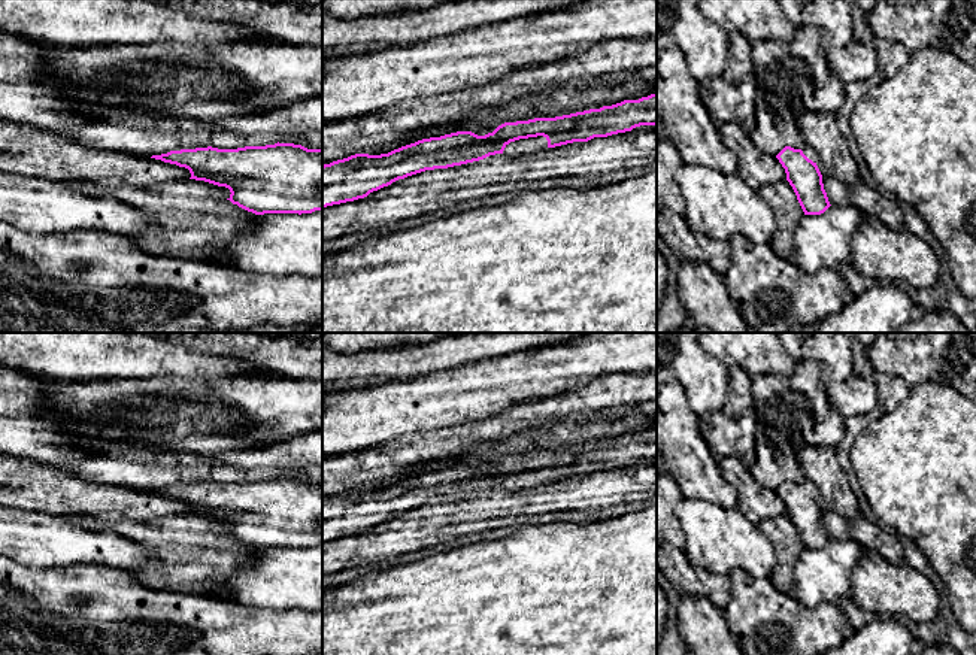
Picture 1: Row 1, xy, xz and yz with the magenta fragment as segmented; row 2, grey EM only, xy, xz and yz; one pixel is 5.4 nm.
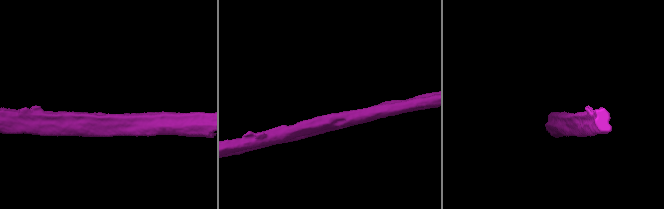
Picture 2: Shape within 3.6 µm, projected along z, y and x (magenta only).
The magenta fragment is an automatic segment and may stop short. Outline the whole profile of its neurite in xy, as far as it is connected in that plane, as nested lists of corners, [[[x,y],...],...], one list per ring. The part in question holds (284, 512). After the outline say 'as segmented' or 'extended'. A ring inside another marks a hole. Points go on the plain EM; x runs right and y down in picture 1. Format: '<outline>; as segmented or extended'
[[[294,477],[245,480],[237,483],[195,482],[170,485],[151,492],[190,504],[191,512],[230,524],[233,539],[264,548],[312,548],[322,545],[322,483],[307,483]]]; as segmented

